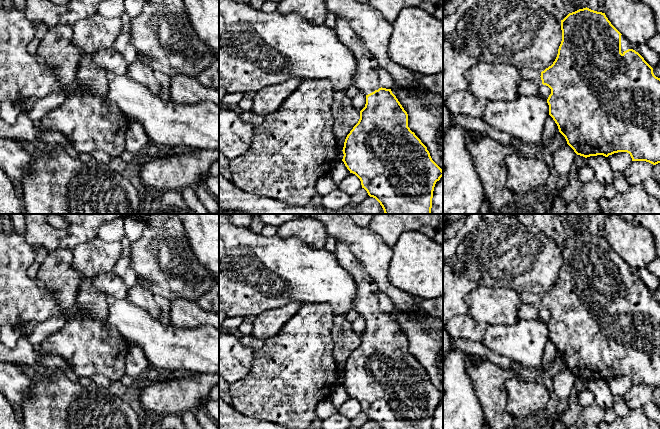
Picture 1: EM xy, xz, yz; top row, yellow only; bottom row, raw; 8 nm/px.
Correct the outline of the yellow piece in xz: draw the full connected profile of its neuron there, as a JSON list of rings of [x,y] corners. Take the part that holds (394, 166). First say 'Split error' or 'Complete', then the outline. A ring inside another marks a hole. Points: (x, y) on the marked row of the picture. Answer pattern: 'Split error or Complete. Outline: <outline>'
Split error. Outline: [[[336,16],[334,30],[355,57],[357,71],[354,84],[366,95],[360,119],[345,139],[342,161],[350,173],[360,179],[368,195],[380,203],[385,214],[431,214],[434,187],[443,176],[443,170],[408,127],[408,114],[391,89],[380,86],[378,62],[349,21]]]

